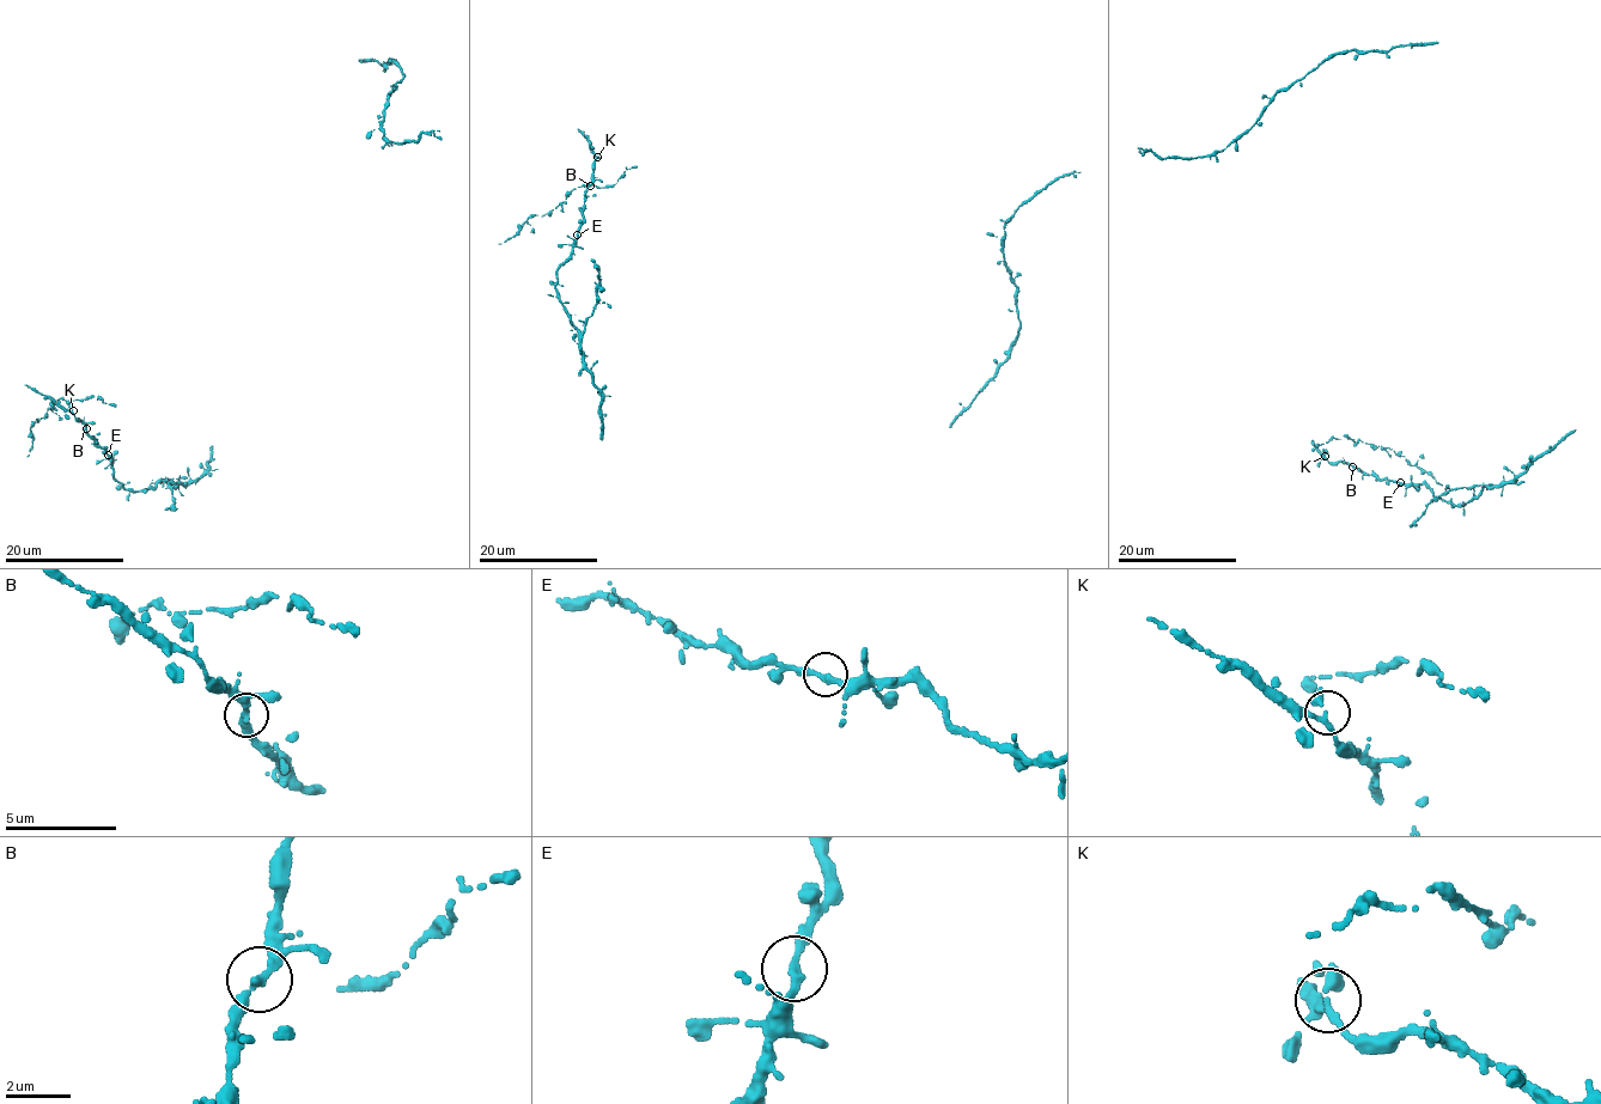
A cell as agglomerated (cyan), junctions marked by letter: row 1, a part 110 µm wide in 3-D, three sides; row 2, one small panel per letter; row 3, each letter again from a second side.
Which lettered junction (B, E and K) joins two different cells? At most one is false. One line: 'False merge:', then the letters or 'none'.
False merge: none

